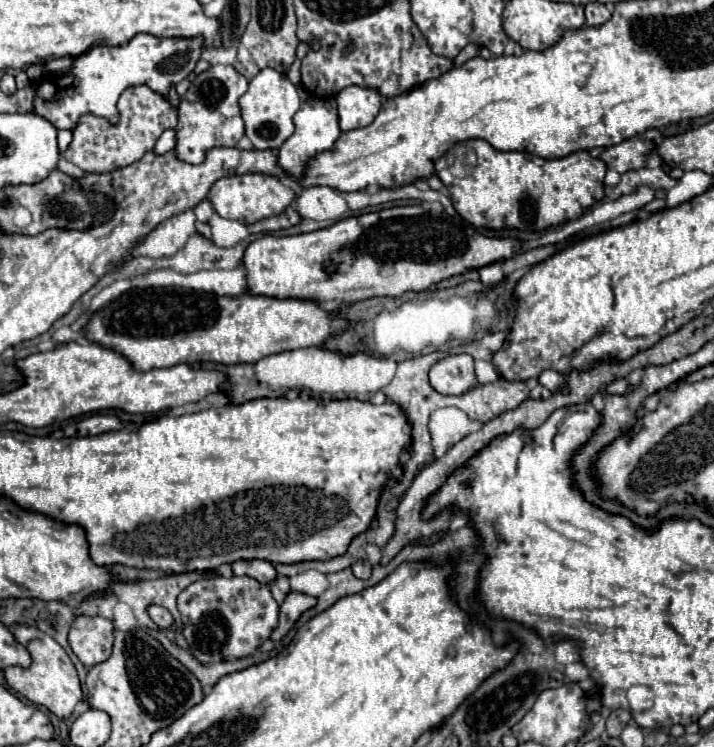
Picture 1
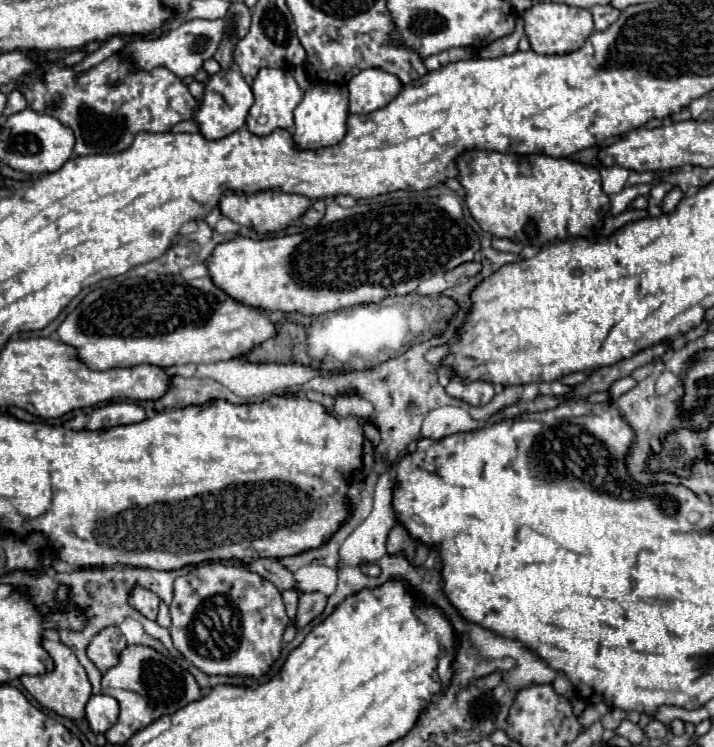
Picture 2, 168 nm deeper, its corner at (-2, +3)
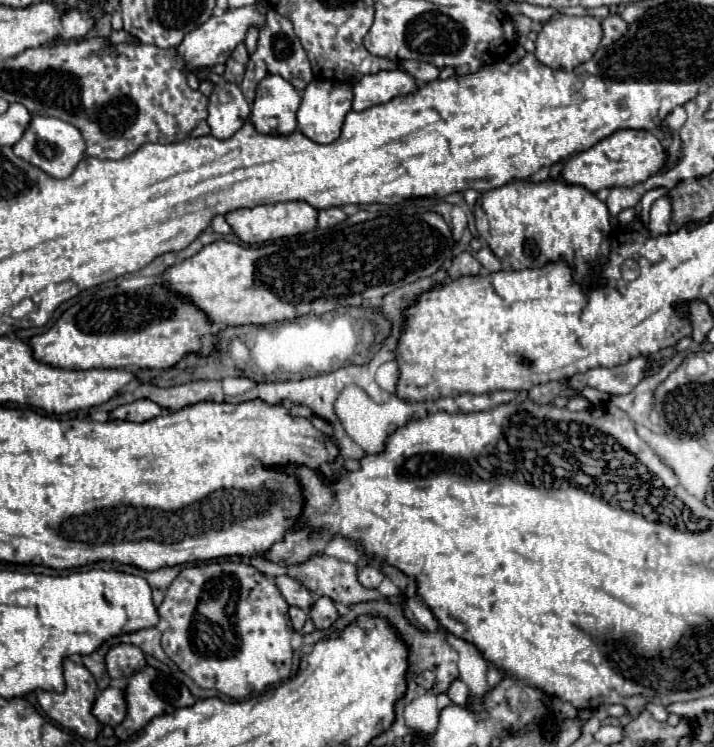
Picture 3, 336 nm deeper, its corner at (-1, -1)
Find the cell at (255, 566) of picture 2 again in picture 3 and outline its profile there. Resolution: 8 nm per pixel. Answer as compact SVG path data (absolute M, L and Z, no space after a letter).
M277 576L275 584L281 590L281 594L283 594L283 598L287 600L289 606L297 606L297 608L301 608L305 612L313 606L313 594L301 582L297 582L295 578Z

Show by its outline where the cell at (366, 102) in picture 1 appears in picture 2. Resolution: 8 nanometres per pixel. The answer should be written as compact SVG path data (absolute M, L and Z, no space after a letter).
M378 68L362 70L348 82L348 100L350 114L370 114L384 108L398 92L402 84L394 74L382 72Z

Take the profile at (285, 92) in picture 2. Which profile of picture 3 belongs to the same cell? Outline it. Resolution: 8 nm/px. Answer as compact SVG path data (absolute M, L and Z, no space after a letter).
M267 76L257 86L251 110L251 124L261 134L291 134L297 130L299 92L281 76Z

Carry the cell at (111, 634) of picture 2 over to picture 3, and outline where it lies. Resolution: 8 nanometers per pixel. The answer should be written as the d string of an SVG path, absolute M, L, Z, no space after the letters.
M119 644L115 648L111 648L107 652L107 672L111 678L119 680L119 678L129 678L131 670L137 672L141 670L147 662L145 662L145 654L131 644Z

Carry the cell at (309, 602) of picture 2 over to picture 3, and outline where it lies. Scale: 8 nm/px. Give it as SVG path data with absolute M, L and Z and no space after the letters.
M323 596L323 598L317 598L313 608L311 608L311 620L315 622L315 628L317 630L327 630L333 626L333 622L339 618L339 612L333 604L331 598Z

